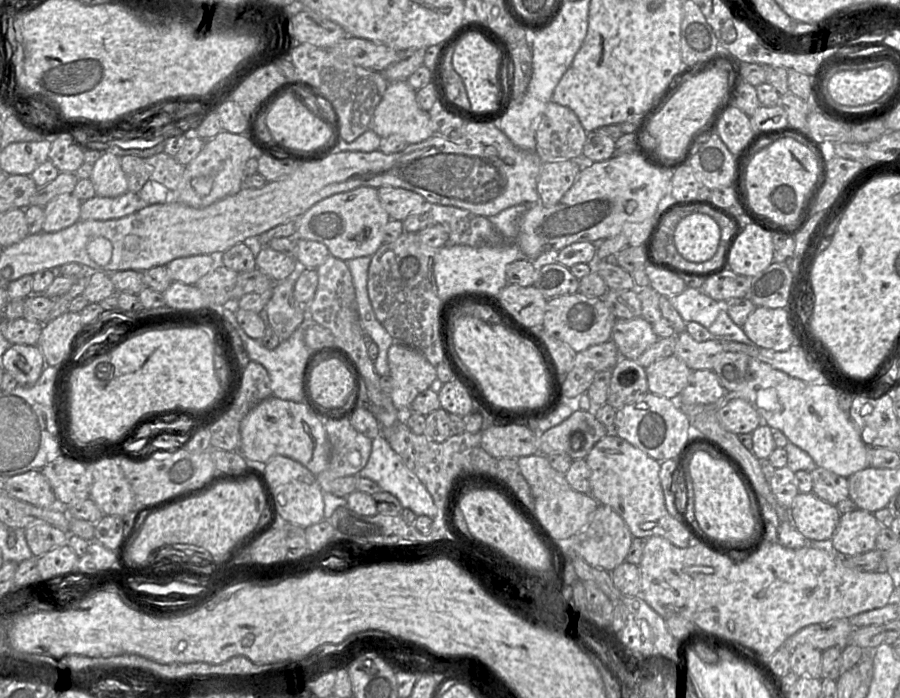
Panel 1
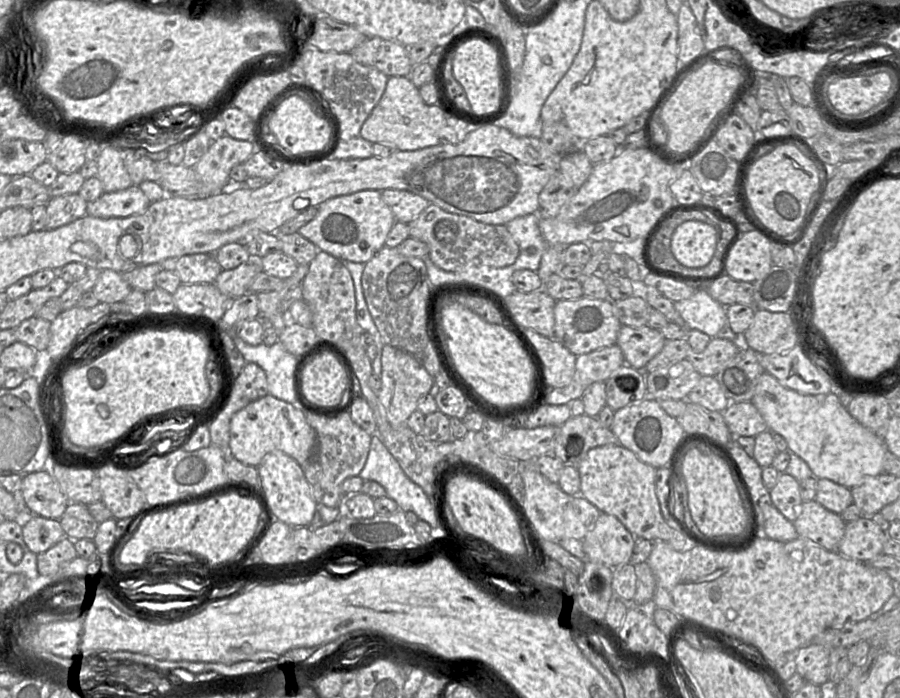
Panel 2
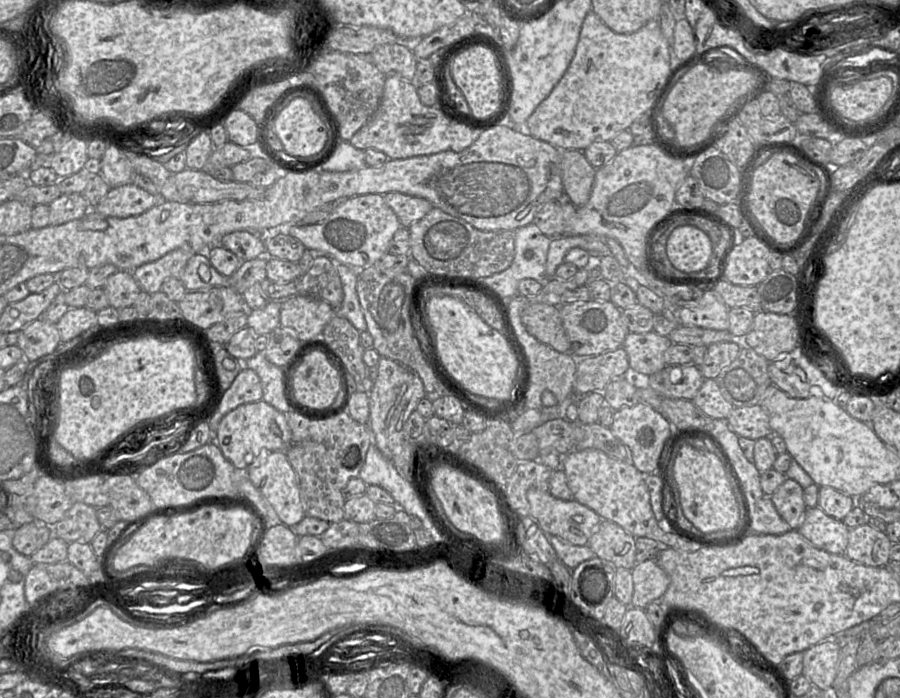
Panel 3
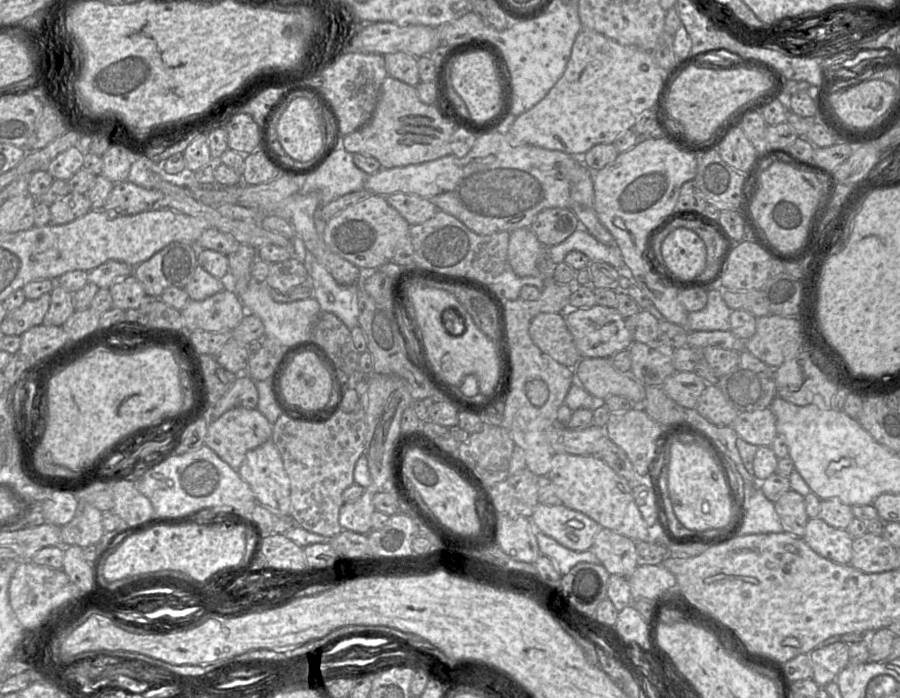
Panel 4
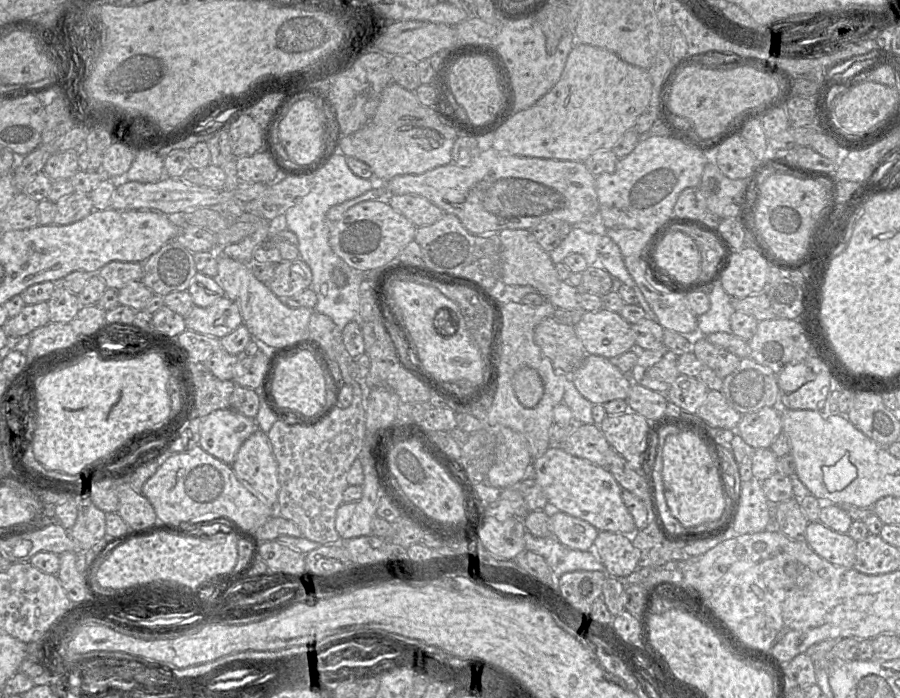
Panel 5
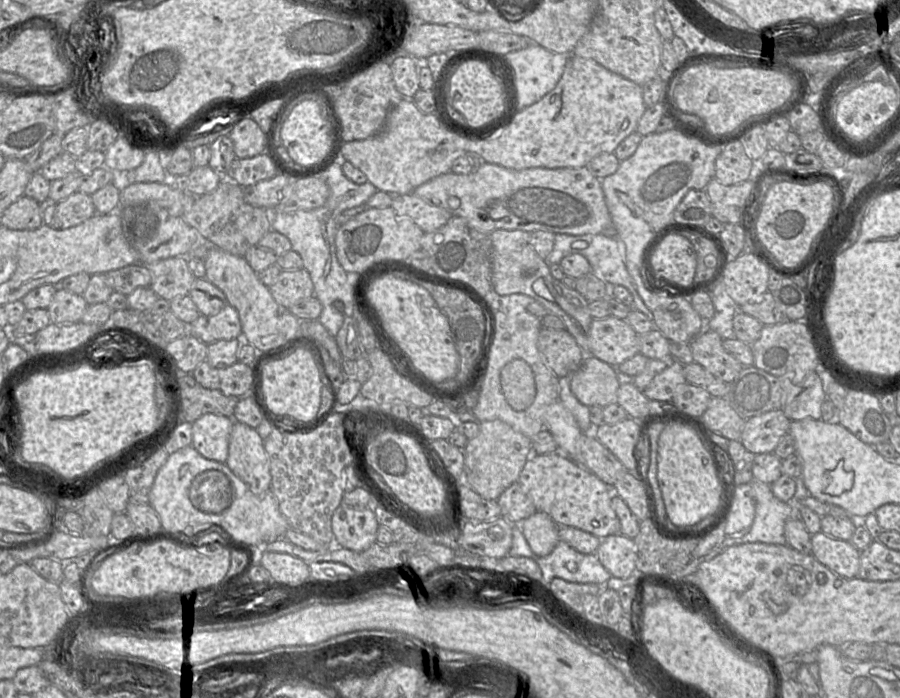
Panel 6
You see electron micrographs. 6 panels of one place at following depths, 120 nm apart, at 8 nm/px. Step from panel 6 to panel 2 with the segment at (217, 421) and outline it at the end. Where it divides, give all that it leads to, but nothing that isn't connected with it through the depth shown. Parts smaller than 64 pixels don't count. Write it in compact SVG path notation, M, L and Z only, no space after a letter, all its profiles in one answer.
M268 394L235 413L230 421L228 454L241 463L258 467L265 455L281 451L305 466L315 454L316 433L307 423L305 411Z

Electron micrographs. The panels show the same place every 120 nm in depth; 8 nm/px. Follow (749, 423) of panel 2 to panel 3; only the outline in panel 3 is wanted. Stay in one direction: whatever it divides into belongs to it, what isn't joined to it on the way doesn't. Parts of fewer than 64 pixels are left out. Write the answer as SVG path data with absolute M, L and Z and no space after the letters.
M759 404L734 407L727 421L731 429L740 437L757 440L772 435L769 417Z

